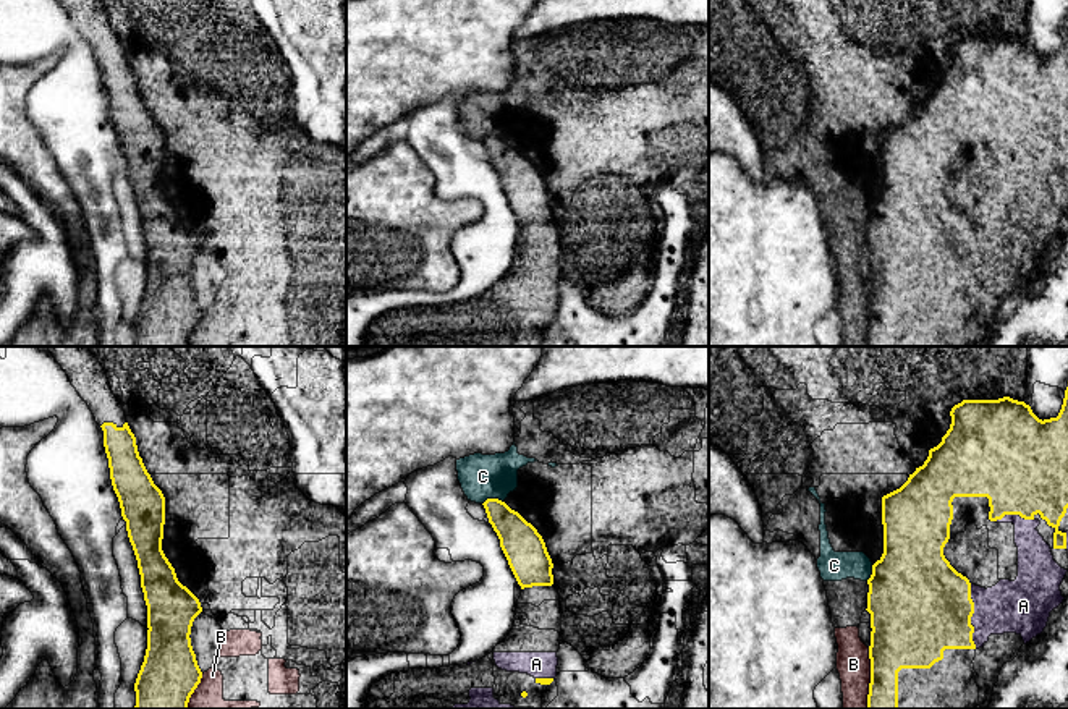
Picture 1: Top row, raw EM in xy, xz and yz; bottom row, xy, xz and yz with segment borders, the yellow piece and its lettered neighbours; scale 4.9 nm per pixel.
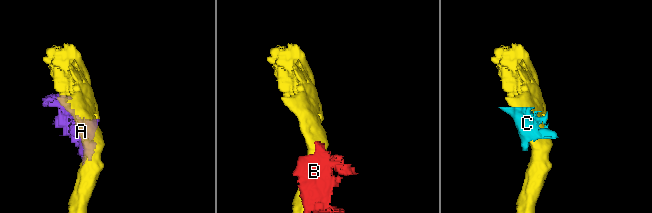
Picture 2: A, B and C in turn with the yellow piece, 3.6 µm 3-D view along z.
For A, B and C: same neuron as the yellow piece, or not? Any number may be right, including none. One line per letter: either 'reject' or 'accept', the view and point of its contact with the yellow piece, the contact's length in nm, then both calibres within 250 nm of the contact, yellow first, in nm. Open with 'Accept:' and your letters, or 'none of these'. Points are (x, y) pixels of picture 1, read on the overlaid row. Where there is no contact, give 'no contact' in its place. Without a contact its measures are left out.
Accept: A
A: accept; meets yellow in yz at (971, 615); contact 320 nm long; 480 nm thick on the yellow side, 260 nm on the other
B: reject; meets yellow in yz at (871, 679); contact 300 nm long; 300 nm thick on the yellow side, 170 nm on the other
C: reject; meets yellow in xz at (492, 499); contact 110 nm long; 200 nm thick on the yellow side, 220 nm on the other

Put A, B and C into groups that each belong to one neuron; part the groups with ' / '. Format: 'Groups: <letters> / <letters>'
Groups: A / B C

